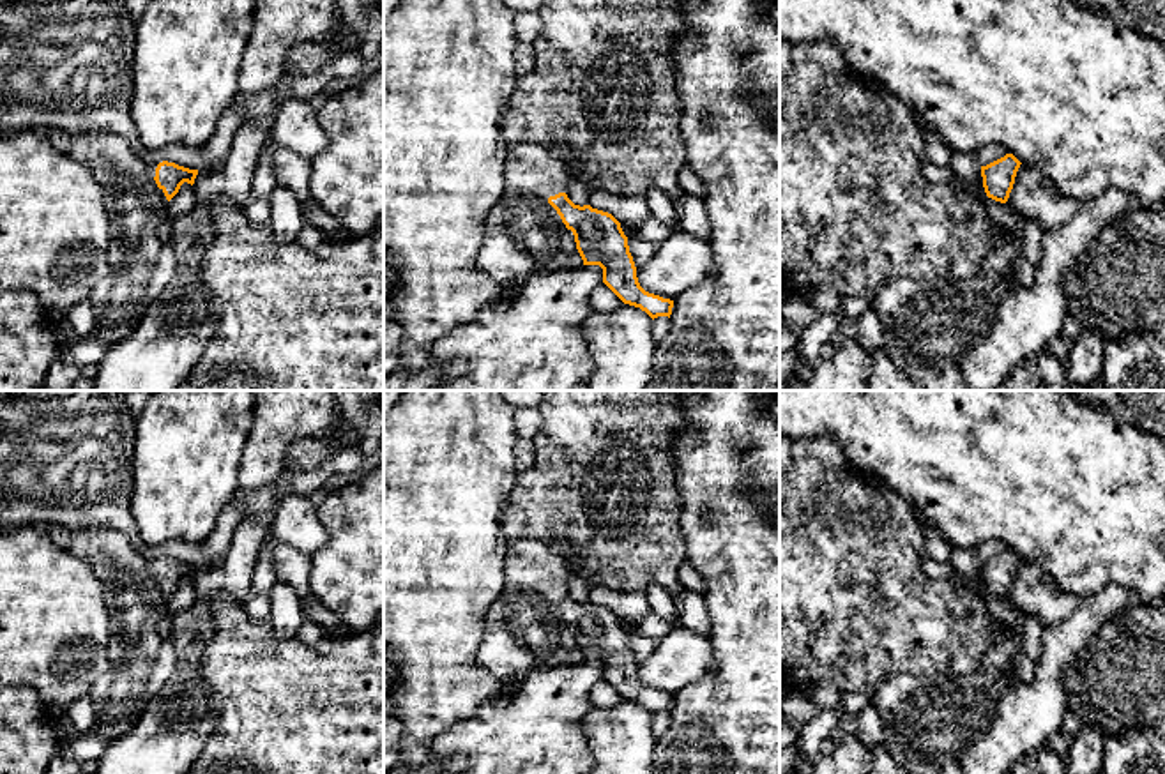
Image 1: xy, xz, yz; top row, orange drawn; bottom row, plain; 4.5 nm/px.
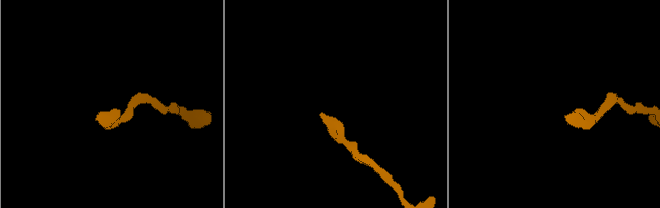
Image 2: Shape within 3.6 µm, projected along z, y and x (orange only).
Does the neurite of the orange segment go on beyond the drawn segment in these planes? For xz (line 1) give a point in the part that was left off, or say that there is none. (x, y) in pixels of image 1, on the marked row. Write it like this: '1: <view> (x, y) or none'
1: xz (531, 168)

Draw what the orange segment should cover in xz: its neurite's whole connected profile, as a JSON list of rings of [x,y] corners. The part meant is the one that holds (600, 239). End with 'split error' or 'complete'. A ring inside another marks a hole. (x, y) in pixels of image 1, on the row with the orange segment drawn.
[[[522,143],[507,148],[504,187],[544,198],[573,231],[583,265],[599,265],[603,283],[624,302],[645,311],[652,320],[672,315],[674,300],[645,292],[636,277],[628,237],[608,212],[575,205],[567,194],[573,170],[553,157],[546,147]]] | split error

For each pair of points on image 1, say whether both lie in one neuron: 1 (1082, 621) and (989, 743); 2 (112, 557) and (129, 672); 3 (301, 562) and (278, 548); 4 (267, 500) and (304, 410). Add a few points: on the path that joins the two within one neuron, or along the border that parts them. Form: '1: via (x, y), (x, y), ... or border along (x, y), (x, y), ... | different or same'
1: via (1058, 651), (1047, 674), (1047, 684), (1019, 713) | same
2: via (128, 585), (129, 644) | same
3: via (296, 562), (283, 553) | same
4: border along (274, 479), (262, 486), (237, 492) | different

